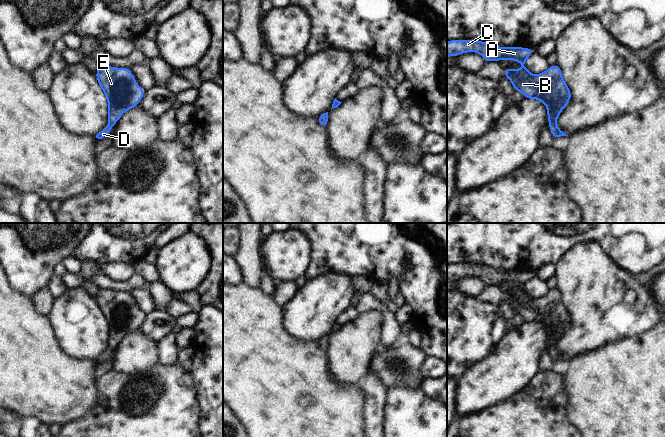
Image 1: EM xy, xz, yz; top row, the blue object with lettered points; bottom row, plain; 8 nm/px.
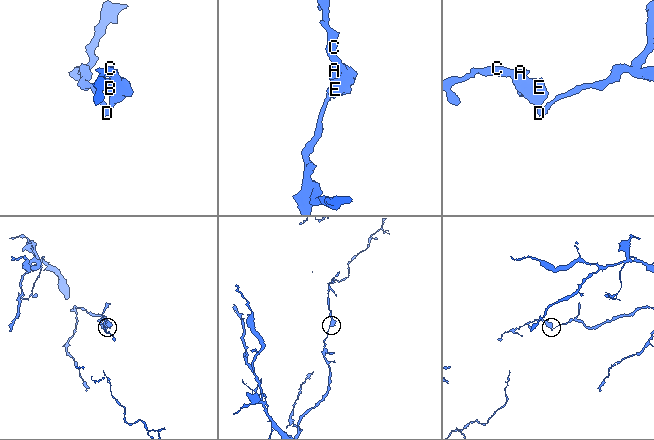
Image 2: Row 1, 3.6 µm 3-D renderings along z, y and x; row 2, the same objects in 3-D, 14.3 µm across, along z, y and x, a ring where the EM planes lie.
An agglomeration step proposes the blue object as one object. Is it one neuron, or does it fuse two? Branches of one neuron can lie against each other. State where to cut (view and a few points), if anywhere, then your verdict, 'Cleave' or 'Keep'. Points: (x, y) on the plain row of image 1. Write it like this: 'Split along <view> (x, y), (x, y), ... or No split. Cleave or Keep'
No split. Keep

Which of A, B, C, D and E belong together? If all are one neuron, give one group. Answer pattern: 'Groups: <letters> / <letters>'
Groups: A B C D E

